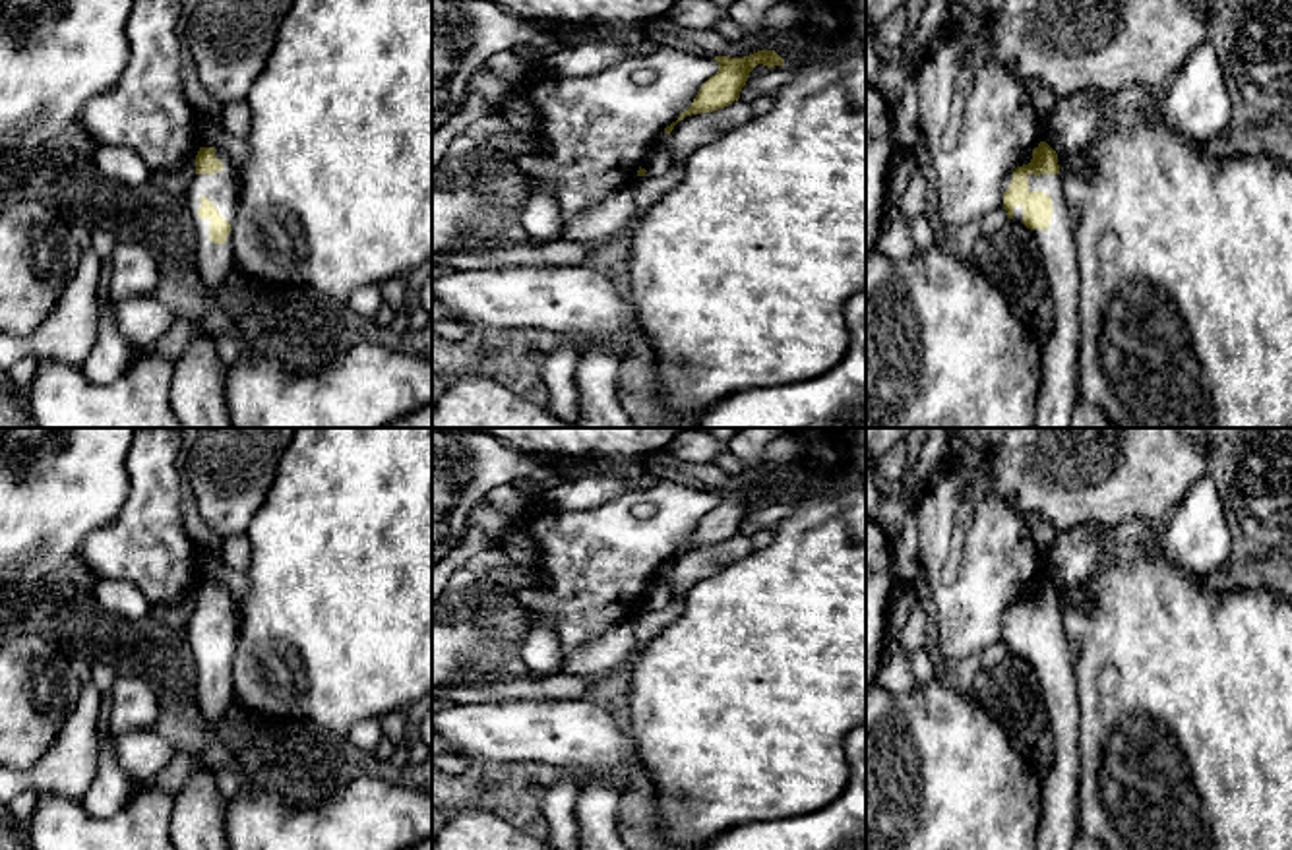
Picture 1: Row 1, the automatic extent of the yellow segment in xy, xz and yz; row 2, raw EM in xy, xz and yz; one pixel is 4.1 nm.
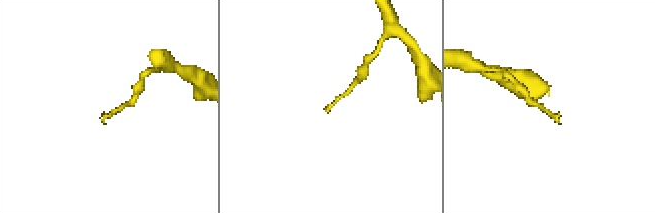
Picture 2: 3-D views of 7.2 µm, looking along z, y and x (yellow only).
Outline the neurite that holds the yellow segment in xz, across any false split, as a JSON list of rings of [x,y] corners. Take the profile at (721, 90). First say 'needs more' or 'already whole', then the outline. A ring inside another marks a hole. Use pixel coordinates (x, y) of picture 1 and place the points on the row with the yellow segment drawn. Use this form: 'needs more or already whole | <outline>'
needs more | [[[757,50],[744,58],[715,56],[715,60],[719,62],[719,72],[701,85],[692,106],[657,136],[637,176],[661,178],[672,168],[670,132],[680,120],[692,114],[713,112],[738,101],[750,72],[757,64],[767,68],[784,66],[784,60],[775,50]]]

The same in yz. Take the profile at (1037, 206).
needs more | [[[1040,141],[1019,167],[1003,178],[1003,209],[1007,219],[1023,223],[1034,236],[1048,277],[1054,302],[1054,325],[1040,350],[1040,393],[1036,399],[1034,428],[1069,428],[1079,395],[1079,269],[1075,256],[1073,215],[1063,194],[1058,153]]]

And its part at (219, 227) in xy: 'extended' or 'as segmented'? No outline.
extended

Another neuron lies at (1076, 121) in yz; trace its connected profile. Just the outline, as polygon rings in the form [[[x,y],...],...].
[[[1081,89],[1058,97],[1046,124],[1046,143],[1058,155],[1085,149],[1108,128],[1098,108],[1098,89]]]

